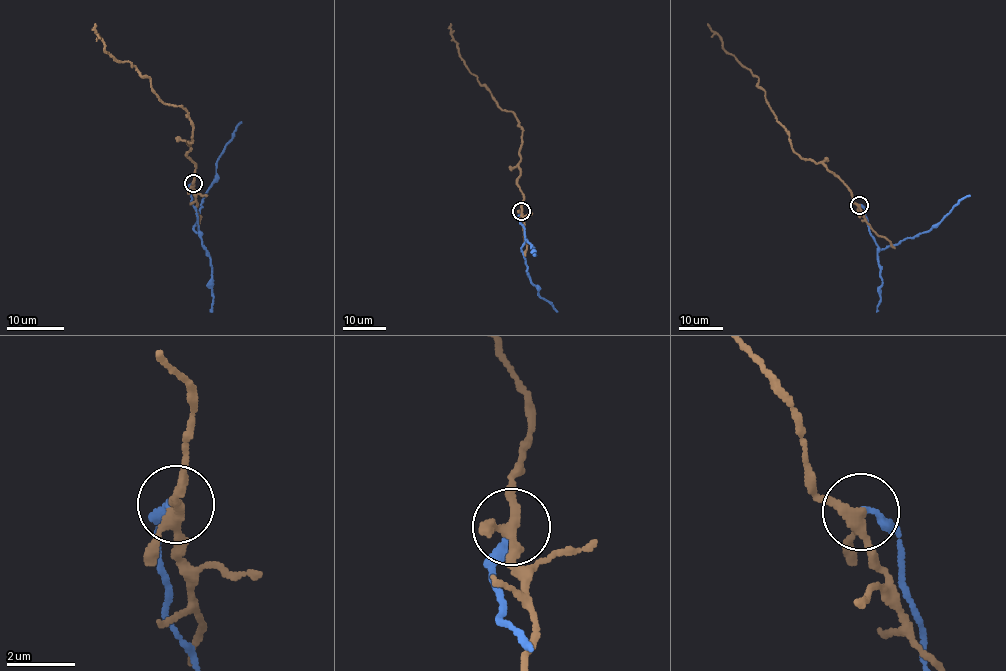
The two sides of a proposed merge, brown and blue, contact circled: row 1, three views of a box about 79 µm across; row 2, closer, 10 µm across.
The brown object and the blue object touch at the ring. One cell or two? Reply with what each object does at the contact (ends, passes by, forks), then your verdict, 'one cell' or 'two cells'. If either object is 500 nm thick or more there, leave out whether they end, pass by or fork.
brown forks there; blue ends there; two cells

